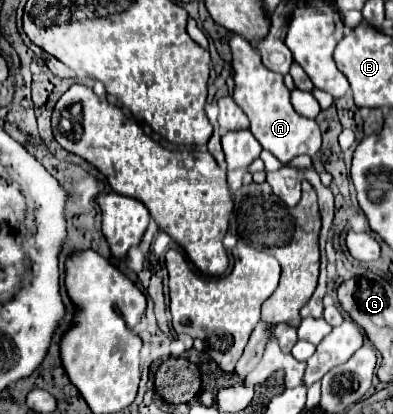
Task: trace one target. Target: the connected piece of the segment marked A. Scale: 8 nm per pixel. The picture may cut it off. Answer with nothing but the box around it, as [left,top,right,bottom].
[232,36,320,162]

